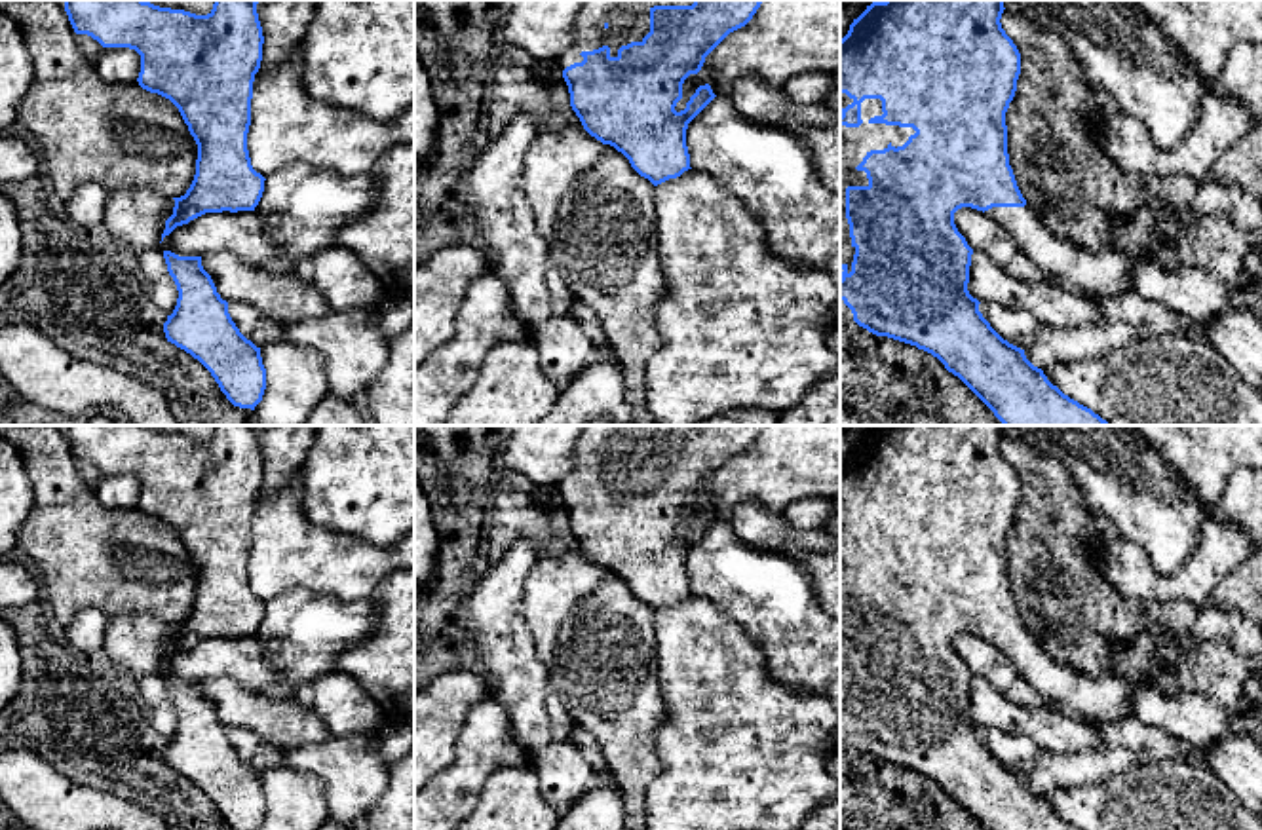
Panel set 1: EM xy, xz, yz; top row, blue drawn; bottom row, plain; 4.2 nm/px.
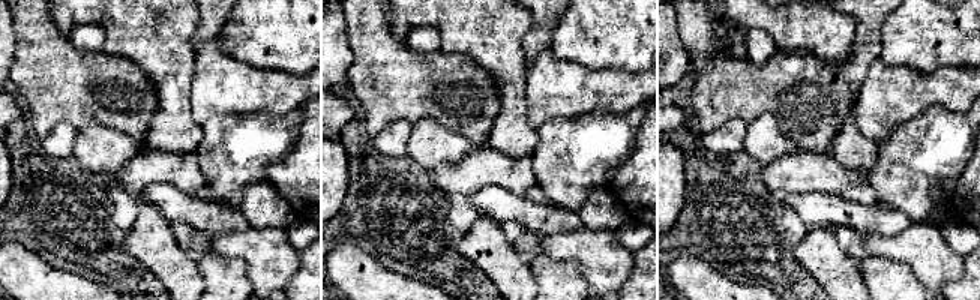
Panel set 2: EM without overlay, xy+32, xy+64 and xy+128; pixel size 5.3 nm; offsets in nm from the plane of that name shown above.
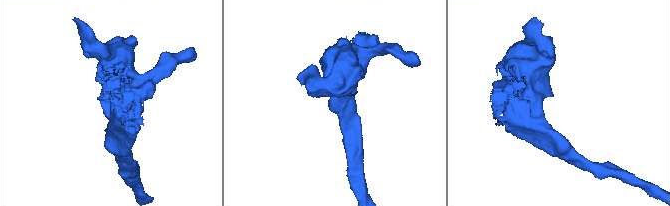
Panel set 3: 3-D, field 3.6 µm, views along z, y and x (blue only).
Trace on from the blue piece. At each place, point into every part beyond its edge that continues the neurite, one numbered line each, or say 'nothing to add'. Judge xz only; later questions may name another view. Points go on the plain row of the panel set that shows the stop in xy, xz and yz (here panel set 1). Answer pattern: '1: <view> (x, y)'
1: xz (628, 447)

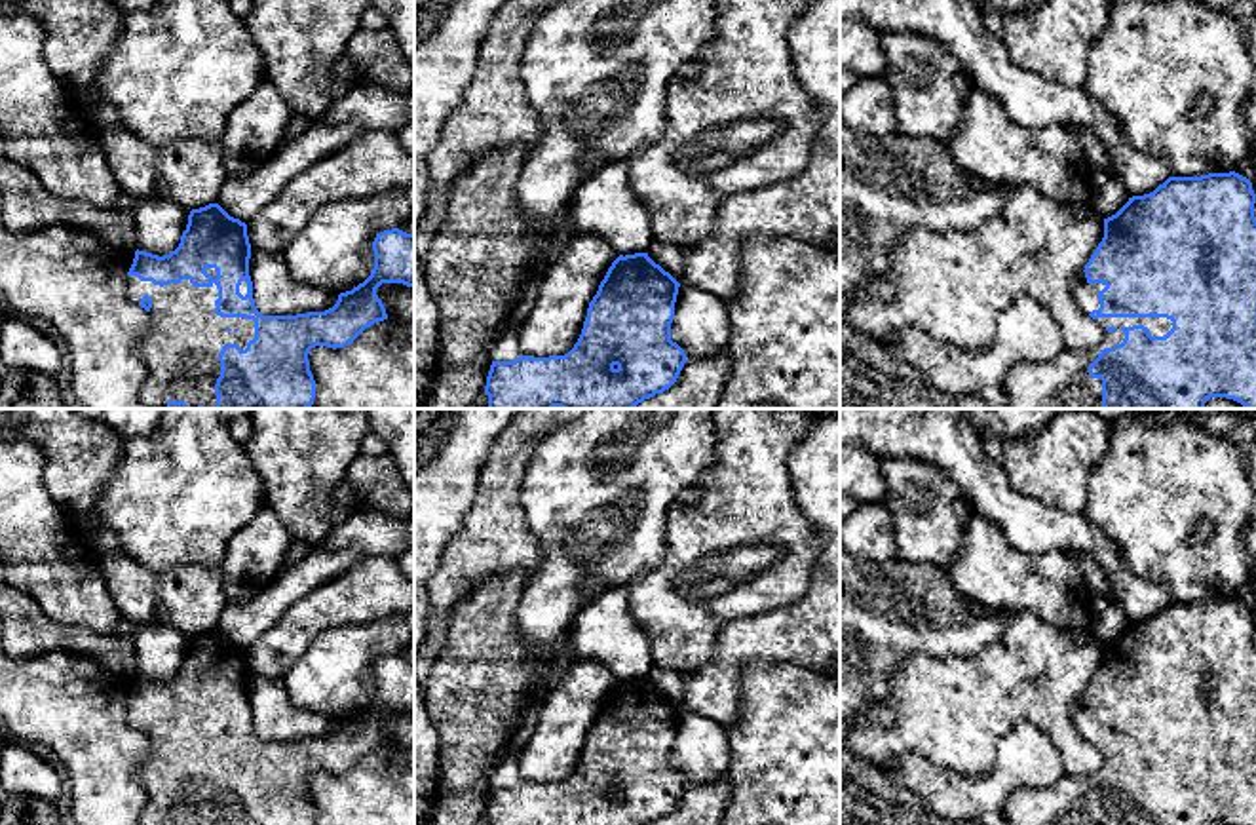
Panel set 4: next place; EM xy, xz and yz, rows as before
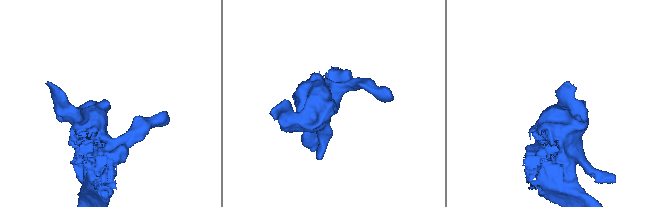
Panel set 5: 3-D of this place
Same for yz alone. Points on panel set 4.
1: yz (1066, 801)

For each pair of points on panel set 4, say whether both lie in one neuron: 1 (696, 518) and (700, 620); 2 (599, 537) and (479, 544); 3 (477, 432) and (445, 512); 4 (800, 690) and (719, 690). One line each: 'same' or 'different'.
1: same
2: different
3: same
4: different

